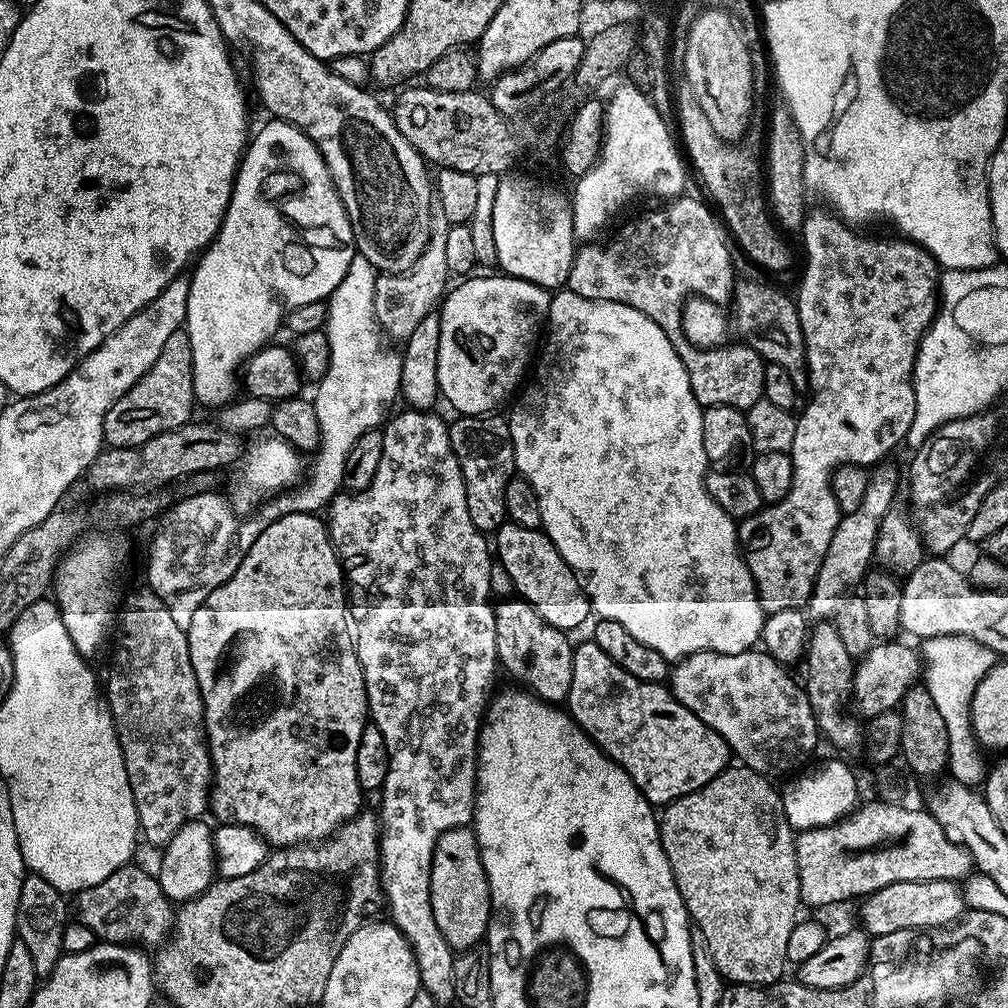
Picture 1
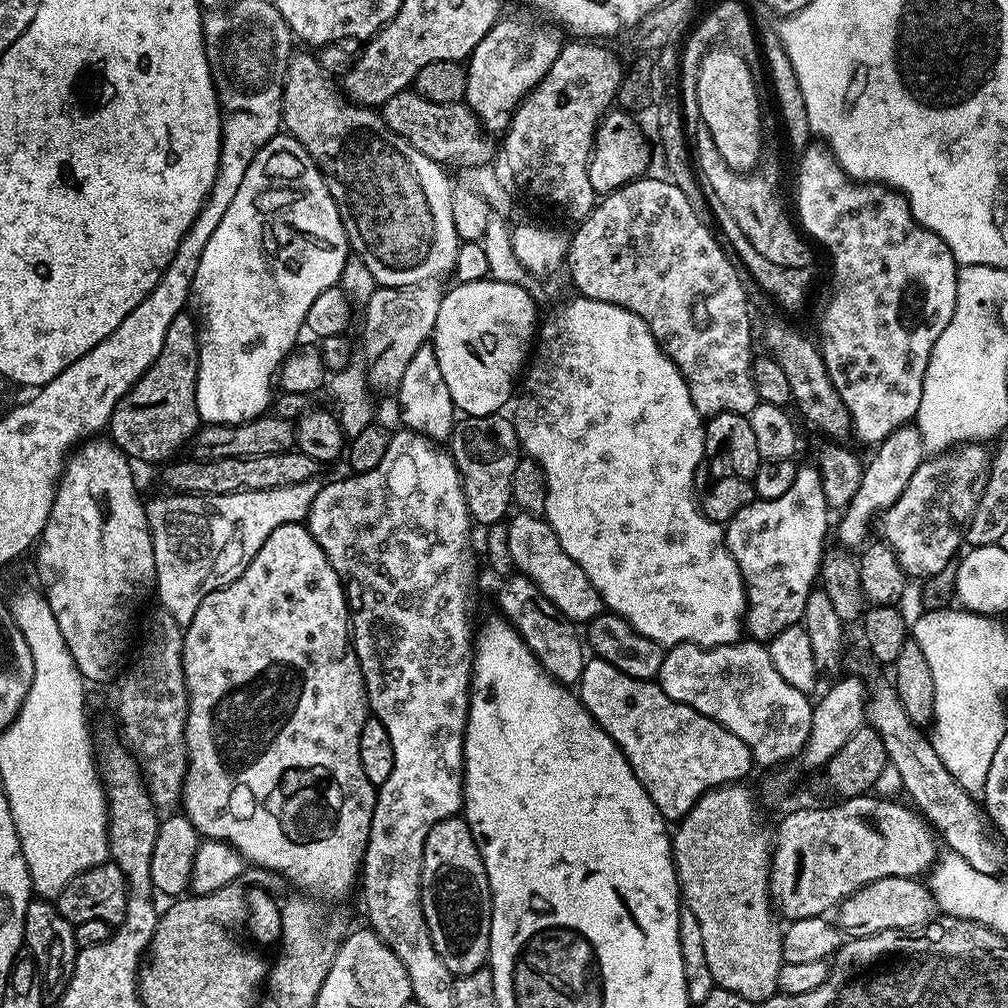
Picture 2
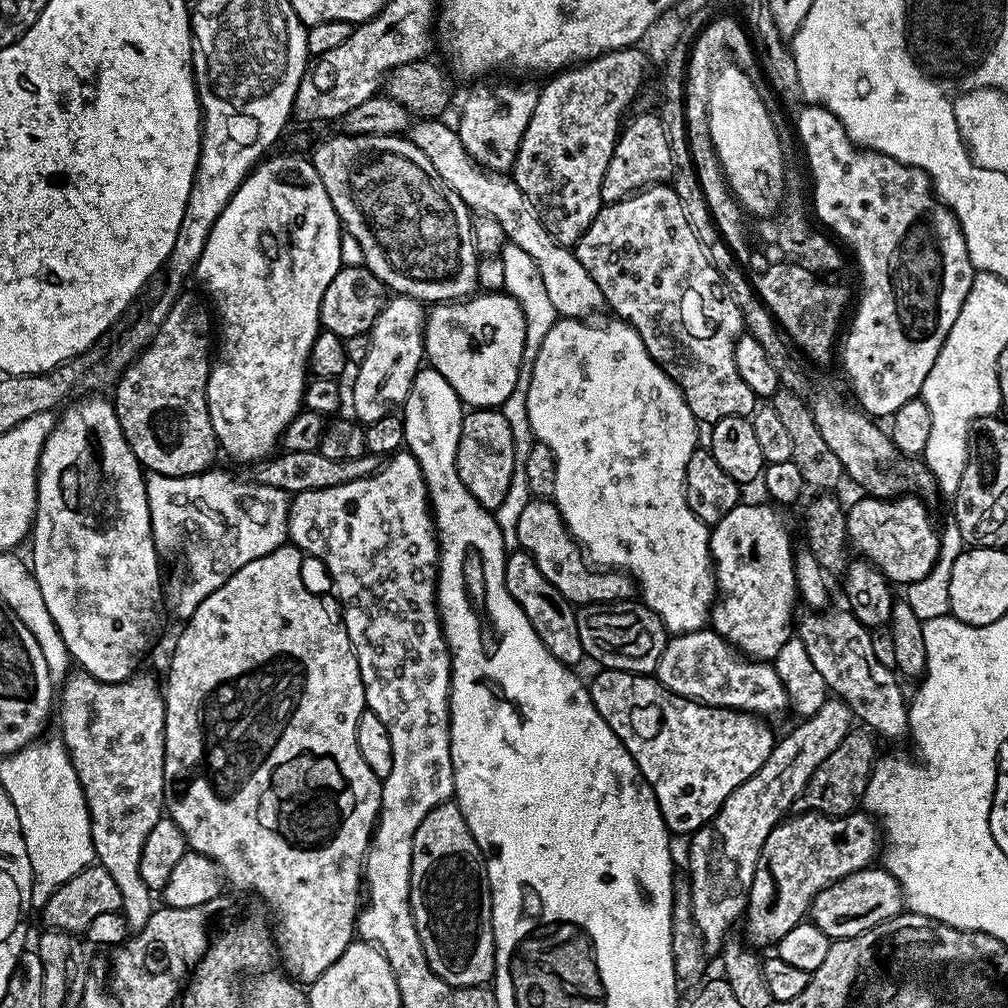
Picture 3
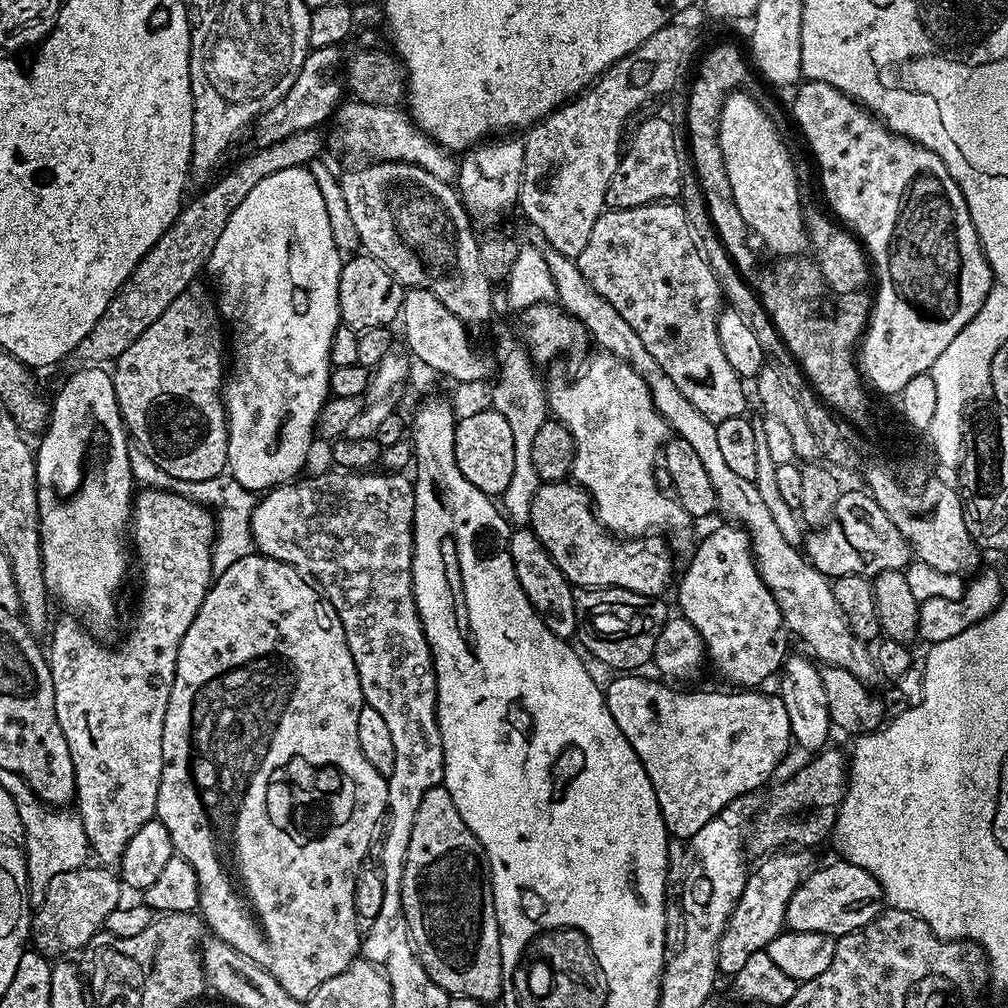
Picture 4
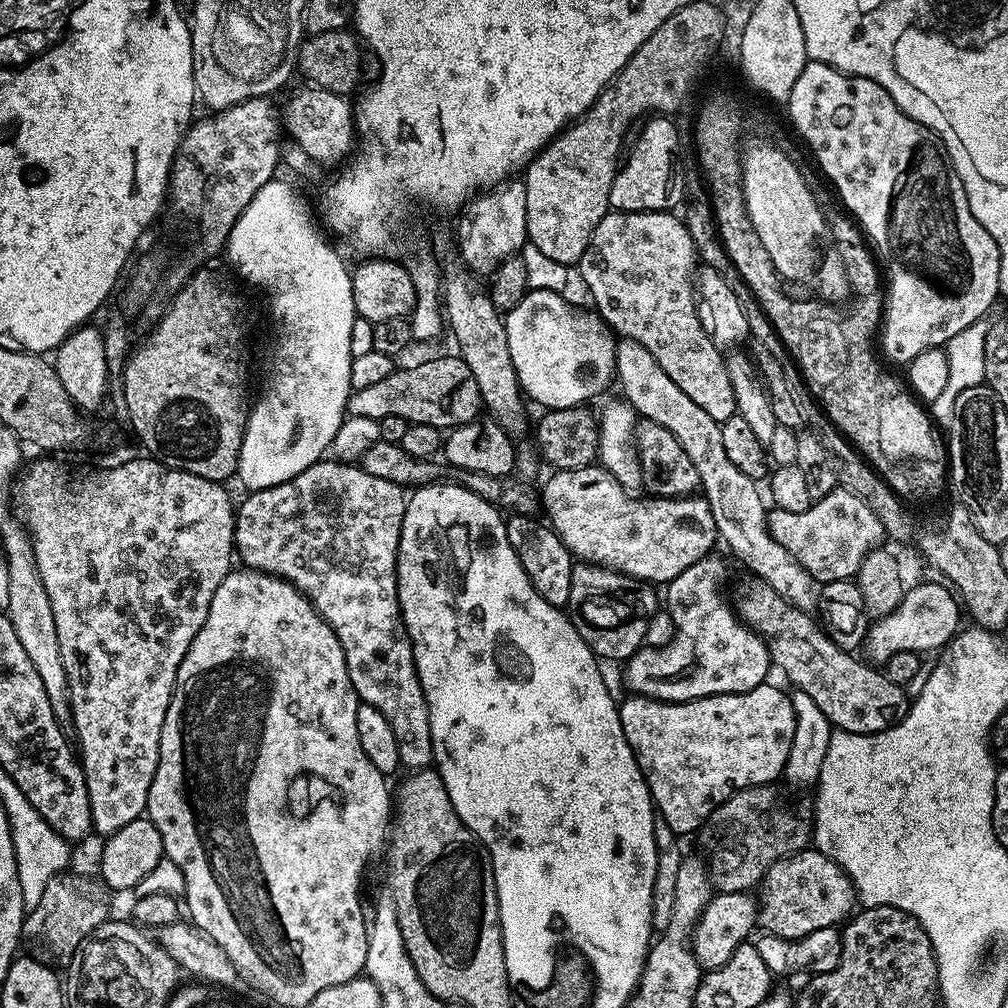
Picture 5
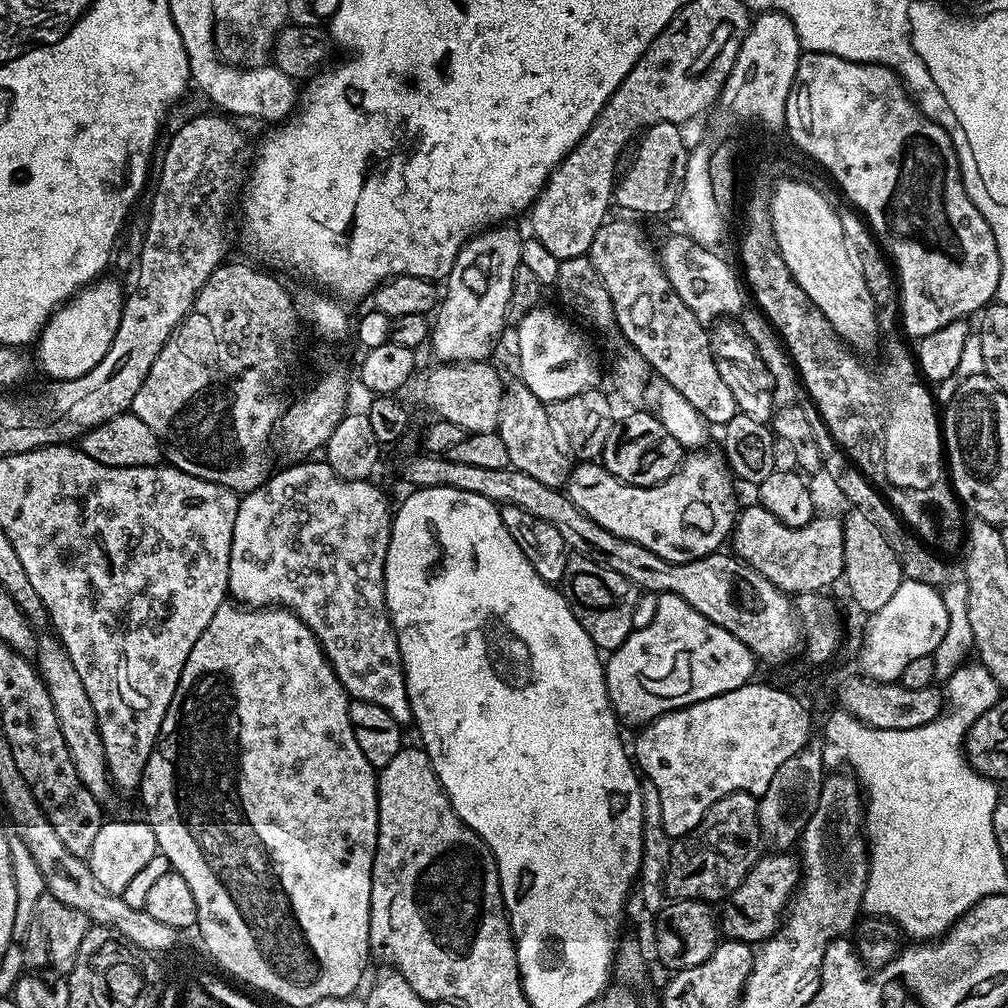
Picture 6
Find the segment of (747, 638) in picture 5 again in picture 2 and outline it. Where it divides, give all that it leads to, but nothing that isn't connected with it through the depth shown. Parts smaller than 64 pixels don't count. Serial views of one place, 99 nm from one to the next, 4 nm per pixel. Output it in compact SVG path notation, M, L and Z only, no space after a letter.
M800 466L794 486L782 498L757 498L727 521L728 549L734 562L738 562L744 591L748 593L744 627L751 639L767 642L803 621L806 598L810 598L818 584L820 560L826 547L824 539L830 536L828 515L830 509L822 494L819 470L815 466Z

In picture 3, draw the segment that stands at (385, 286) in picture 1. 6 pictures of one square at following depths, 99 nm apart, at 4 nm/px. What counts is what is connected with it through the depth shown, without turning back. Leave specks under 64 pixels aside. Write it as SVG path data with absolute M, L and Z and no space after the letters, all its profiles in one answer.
M393 295L385 299L384 309L378 314L372 331L367 333L370 350L366 350L366 358L355 369L356 377L350 388L351 415L361 425L378 422L378 418L386 418L395 408L403 405L410 394L410 386L425 363L424 355L424 322L426 308L413 296Z

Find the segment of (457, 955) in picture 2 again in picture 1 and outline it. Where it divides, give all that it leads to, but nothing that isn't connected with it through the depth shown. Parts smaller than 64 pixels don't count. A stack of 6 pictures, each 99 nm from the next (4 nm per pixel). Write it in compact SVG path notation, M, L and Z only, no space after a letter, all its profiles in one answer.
M471 827L451 828L438 838L434 846L434 858L430 870L430 906L434 910L434 922L438 922L438 930L442 930L442 938L446 938L448 945L457 953L477 947L485 939L488 920L492 916L492 899L486 870L482 866L476 833Z

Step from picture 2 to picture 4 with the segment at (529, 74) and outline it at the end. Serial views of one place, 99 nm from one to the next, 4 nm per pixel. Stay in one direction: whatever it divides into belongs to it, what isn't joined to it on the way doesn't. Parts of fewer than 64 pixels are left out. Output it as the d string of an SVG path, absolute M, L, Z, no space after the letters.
M489 138L474 148L468 149L458 160L458 171L454 181L460 201L468 209L469 217L492 220L503 208L508 208L520 199L522 170L524 169L523 139Z

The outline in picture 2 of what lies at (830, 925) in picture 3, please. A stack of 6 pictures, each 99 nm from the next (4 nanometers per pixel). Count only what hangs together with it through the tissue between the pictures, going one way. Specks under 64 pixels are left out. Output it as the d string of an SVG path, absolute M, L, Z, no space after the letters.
M887 876L878 878L878 882L870 882L838 905L840 920L838 924L849 937L869 936L878 934L882 930L895 928L919 928L929 923L932 915L937 915L938 909L932 891L927 883L911 876Z

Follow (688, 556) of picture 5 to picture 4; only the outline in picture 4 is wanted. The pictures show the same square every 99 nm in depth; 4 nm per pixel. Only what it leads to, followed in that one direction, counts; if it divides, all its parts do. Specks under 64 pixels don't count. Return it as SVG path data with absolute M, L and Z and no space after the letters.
M562 479L541 483L530 502L526 524L532 529L538 542L542 542L544 549L552 555L552 561L556 563L558 570L562 570L564 577L577 589L621 588L643 596L663 597L668 583L672 580L672 560L668 557L667 546L660 541L663 539L621 538L609 534L601 528L600 521L596 519L588 493L575 482Z

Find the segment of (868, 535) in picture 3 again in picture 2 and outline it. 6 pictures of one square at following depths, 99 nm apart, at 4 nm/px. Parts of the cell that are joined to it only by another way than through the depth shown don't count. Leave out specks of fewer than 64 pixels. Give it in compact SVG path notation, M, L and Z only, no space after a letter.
M969 442L949 448L946 452L929 455L920 463L918 470L914 470L914 478L906 482L906 490L902 490L898 502L894 502L894 506L880 513L878 517L879 539L891 546L902 570L909 578L916 579L917 576L920 582L927 582L942 573L942 570L957 559L961 551L960 540L962 544L966 536L968 521L972 518L972 511L976 508L988 477L990 452L989 449L984 448L986 447L983 443Z

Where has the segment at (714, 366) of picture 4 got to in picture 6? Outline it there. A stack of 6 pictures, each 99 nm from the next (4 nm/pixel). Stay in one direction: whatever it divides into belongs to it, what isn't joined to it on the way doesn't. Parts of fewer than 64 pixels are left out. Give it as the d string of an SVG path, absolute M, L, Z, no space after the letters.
M632 218L612 219L605 219L598 234L594 234L594 242L590 242L587 258L594 266L598 278L602 278L602 286L606 286L610 302L614 302L618 332L624 335L621 337L631 344L634 350L638 350L638 354L642 354L649 369L659 379L670 382L670 386L674 386L674 390L678 390L678 394L682 394L682 398L686 398L686 402L690 402L690 406L694 406L694 410L698 410L698 414L702 414L702 418L708 421L709 425L722 426L730 422L730 418L736 416L738 409L734 402L734 394L730 394L722 374L718 374L716 359L708 341L709 329L700 324L698 318L690 314L690 306L686 306L686 302L682 302L682 298L674 294L660 264L657 249L644 237L643 230L635 224L637 221Z

